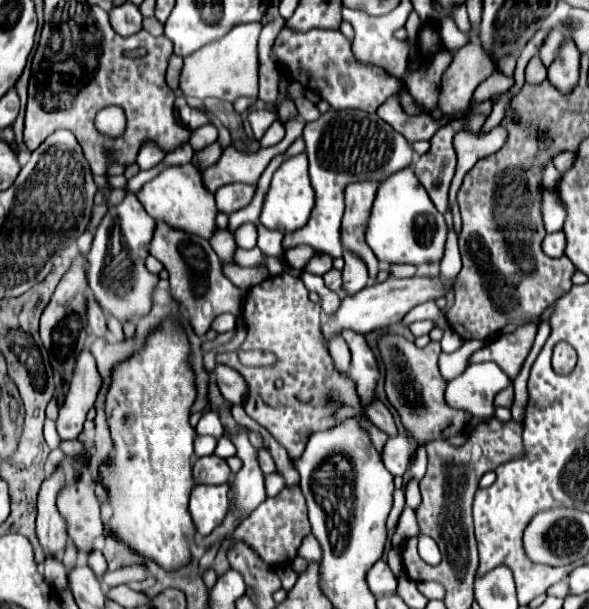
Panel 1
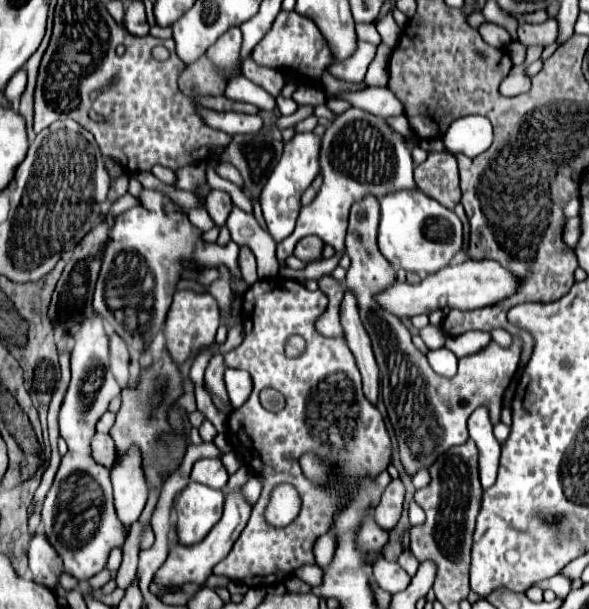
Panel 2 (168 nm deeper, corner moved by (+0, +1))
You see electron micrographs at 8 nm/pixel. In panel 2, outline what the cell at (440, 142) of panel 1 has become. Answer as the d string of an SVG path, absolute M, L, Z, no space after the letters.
M432 151L428 159L414 169L418 189L442 203L446 209L454 209L460 201L458 187L458 163L448 151Z

